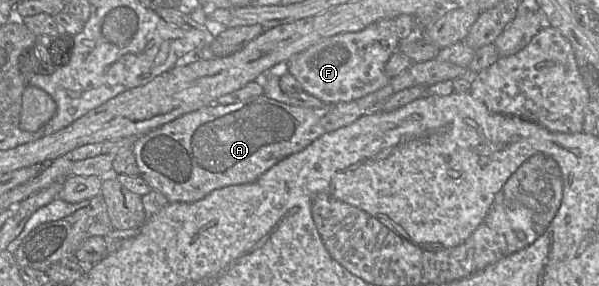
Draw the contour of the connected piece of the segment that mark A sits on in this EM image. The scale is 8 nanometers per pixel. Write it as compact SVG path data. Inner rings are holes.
M433 58L413 63L407 70L392 78L386 86L364 97L351 102L324 104L319 108L288 105L270 99L264 94L230 105L211 103L138 136L132 146L132 151L140 171L139 175L153 190L161 192L170 203L193 203L203 199L214 190L255 182L275 164L302 151L320 136L348 126L365 114L379 111L380 106L396 92L417 85L429 87L467 74L467 71L468 69L453 63Z

